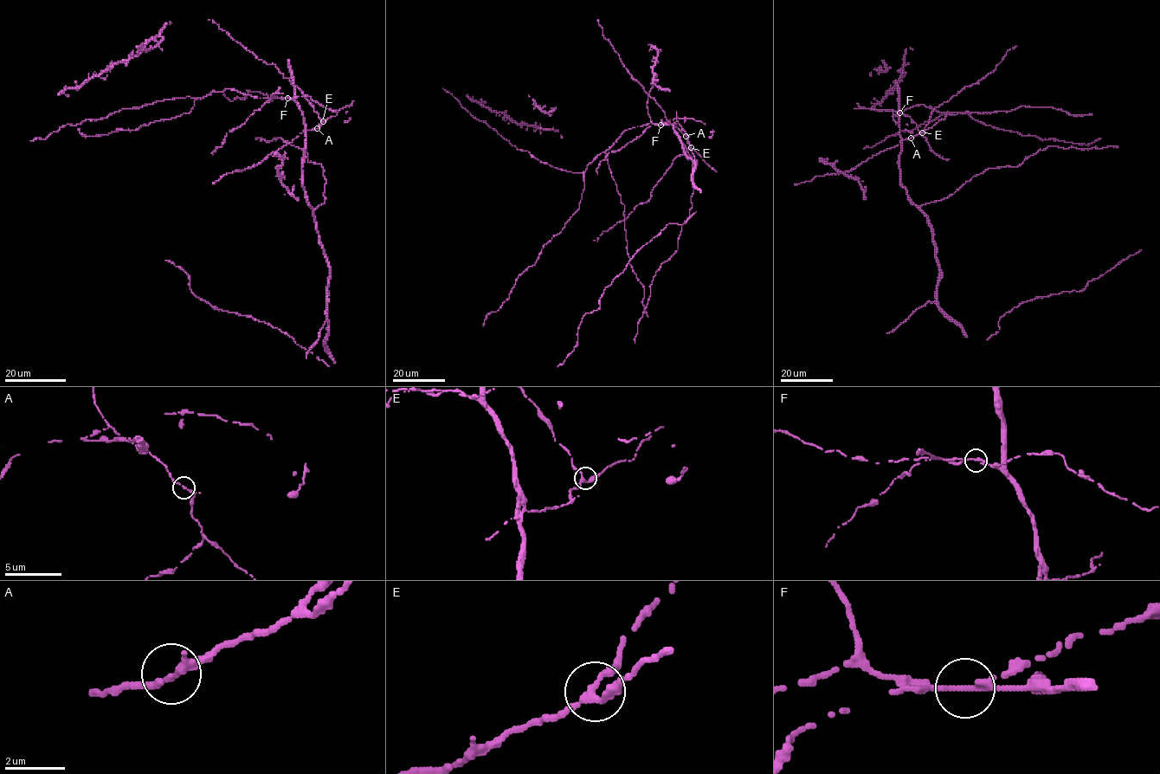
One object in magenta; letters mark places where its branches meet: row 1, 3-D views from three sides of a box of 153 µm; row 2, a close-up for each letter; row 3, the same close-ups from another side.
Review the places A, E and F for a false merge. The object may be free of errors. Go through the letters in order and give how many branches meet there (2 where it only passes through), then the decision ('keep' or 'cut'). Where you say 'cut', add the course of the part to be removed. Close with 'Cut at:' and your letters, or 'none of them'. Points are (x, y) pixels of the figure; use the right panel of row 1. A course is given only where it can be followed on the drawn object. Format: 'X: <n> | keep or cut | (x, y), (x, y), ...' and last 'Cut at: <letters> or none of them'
A: 2 | keep
E: 3 | keep
F: 3 | cut | (899, 112), (910, 117), (916, 124), (936, 155), (949, 158)
Cut at: F

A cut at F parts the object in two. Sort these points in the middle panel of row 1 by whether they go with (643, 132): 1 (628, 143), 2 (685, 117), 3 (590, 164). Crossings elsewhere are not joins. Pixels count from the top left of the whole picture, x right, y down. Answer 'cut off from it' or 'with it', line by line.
1: with it
2: with it
3: cut off from it

